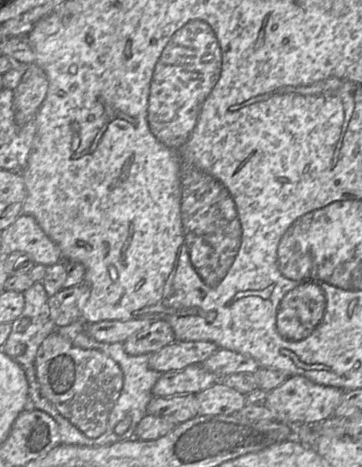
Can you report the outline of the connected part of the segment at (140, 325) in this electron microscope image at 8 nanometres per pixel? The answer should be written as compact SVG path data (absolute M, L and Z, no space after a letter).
M138 318L127 321L103 320L85 325L85 333L98 342L124 342L132 334L148 328L153 321L148 318Z

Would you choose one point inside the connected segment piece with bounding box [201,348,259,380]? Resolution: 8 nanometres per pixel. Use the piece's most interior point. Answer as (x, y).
(224, 362)

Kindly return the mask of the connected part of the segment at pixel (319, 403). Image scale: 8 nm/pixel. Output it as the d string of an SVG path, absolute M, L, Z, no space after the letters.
M294 375L268 392L264 405L271 411L275 421L291 425L316 423L334 414L343 395L344 391L339 388L316 384L302 375Z

